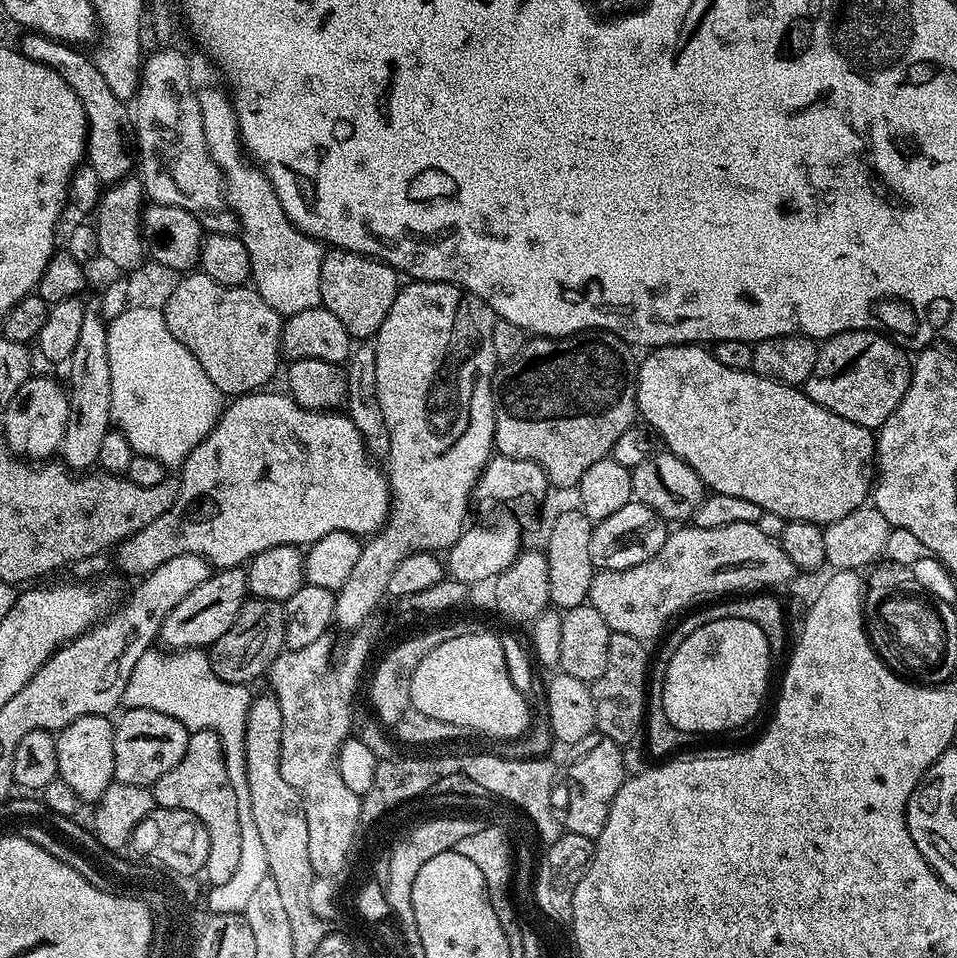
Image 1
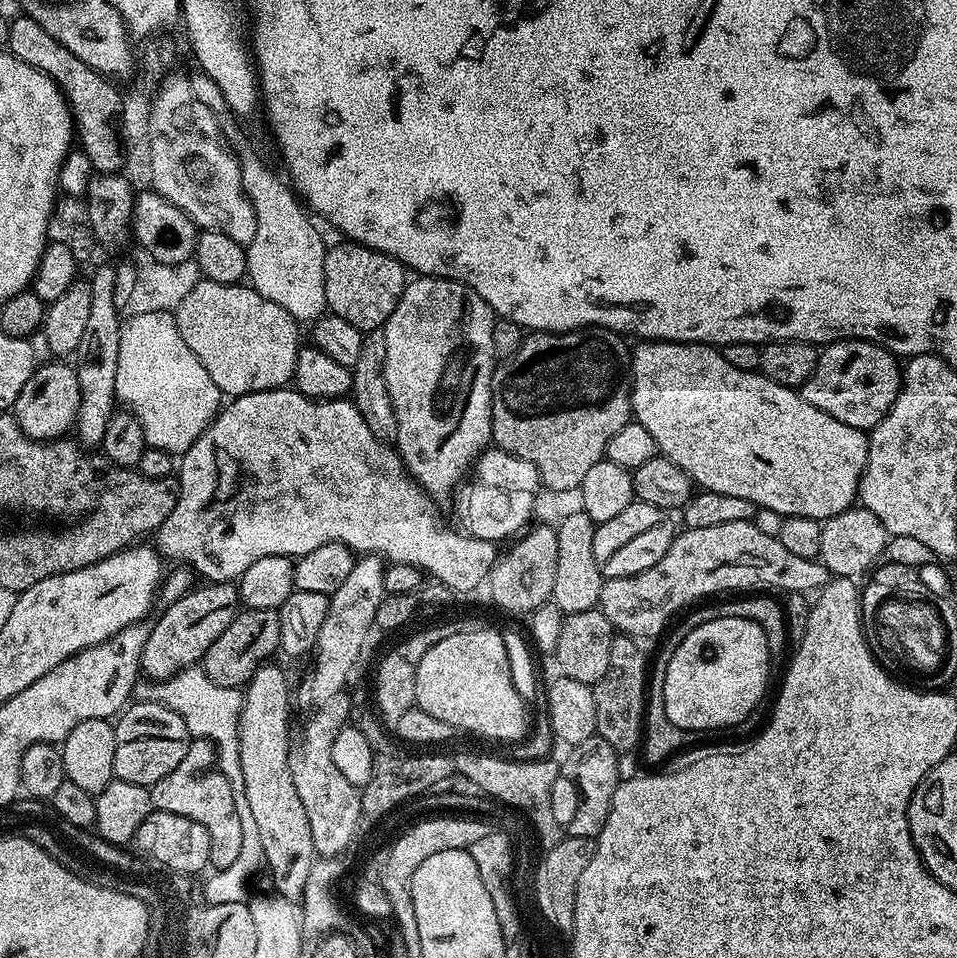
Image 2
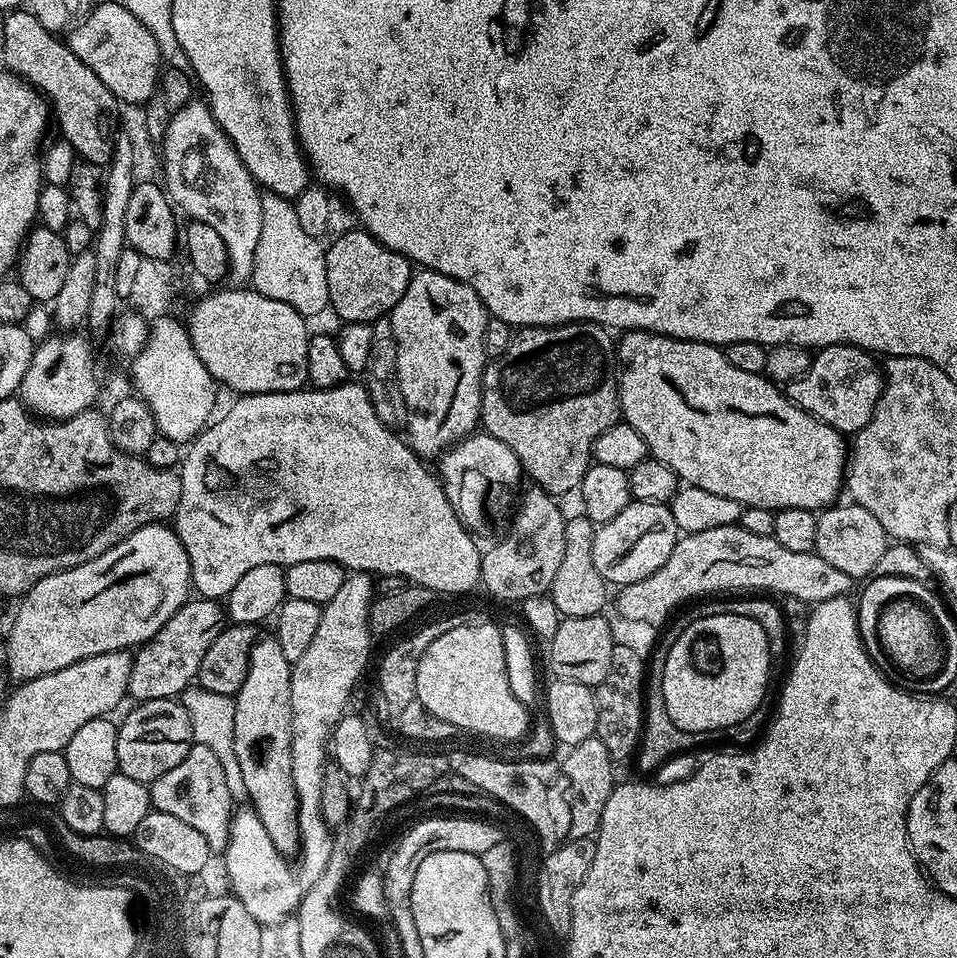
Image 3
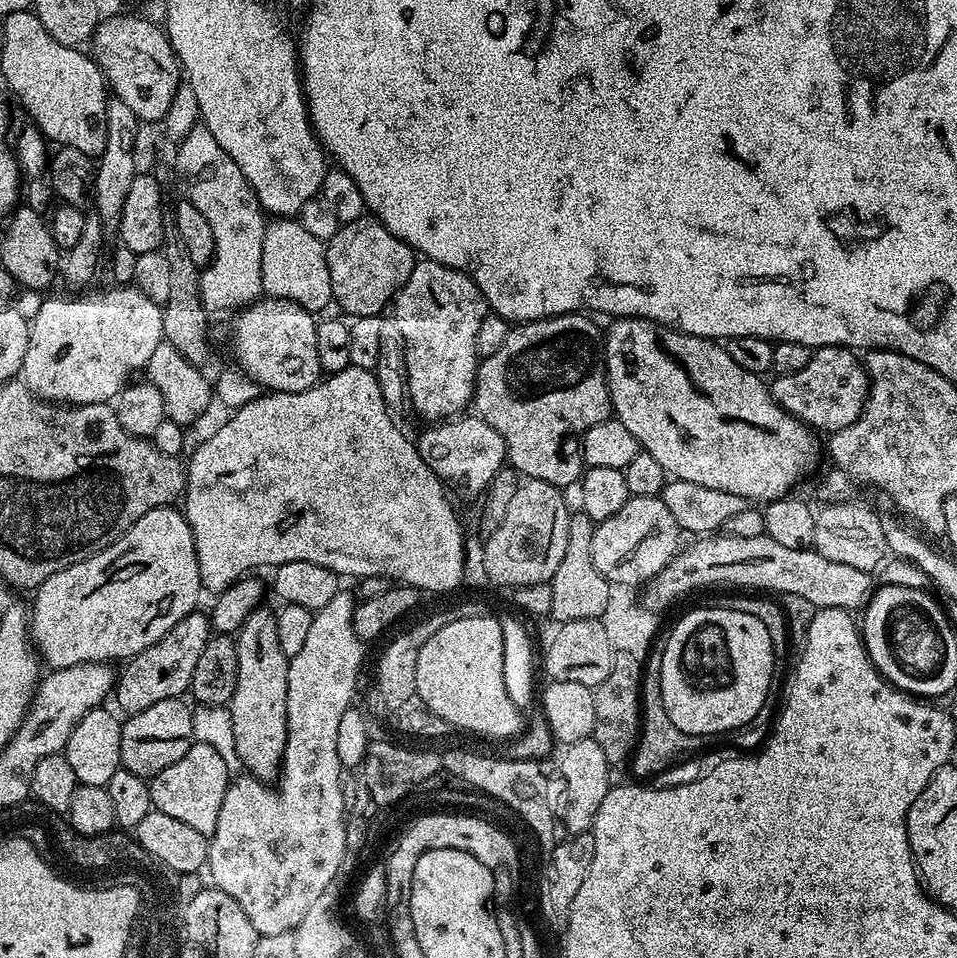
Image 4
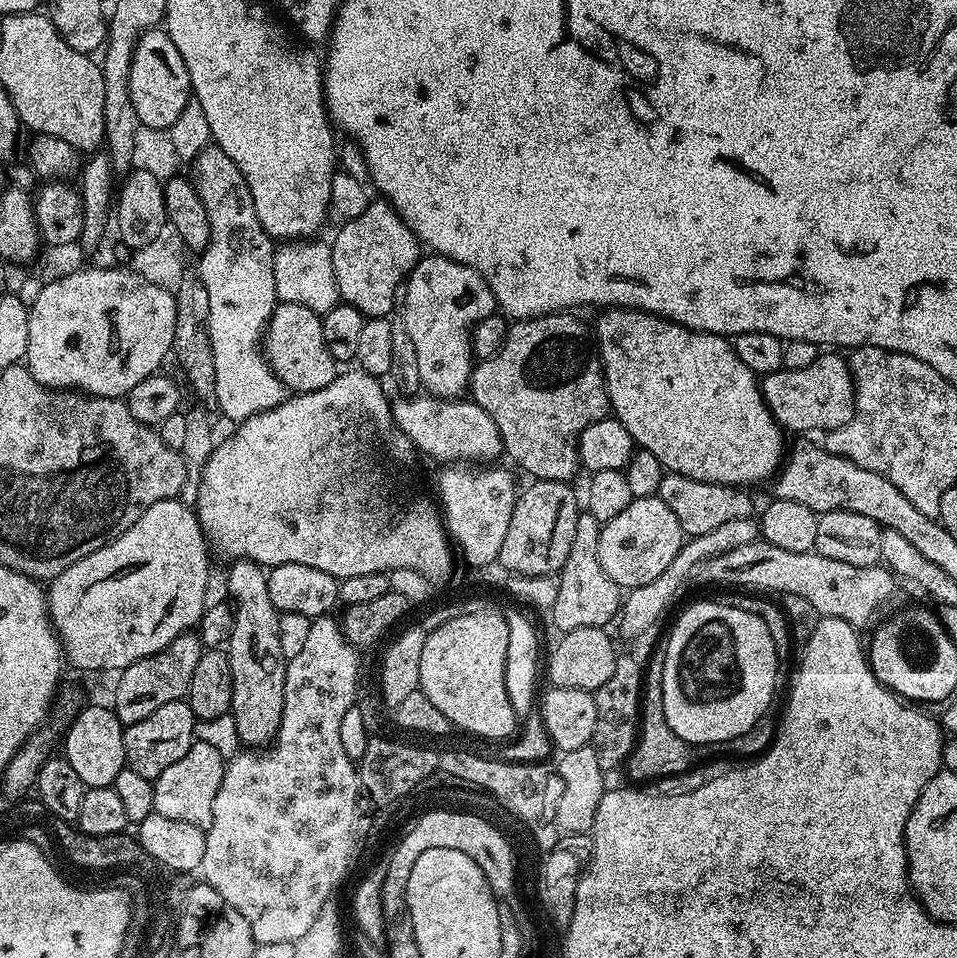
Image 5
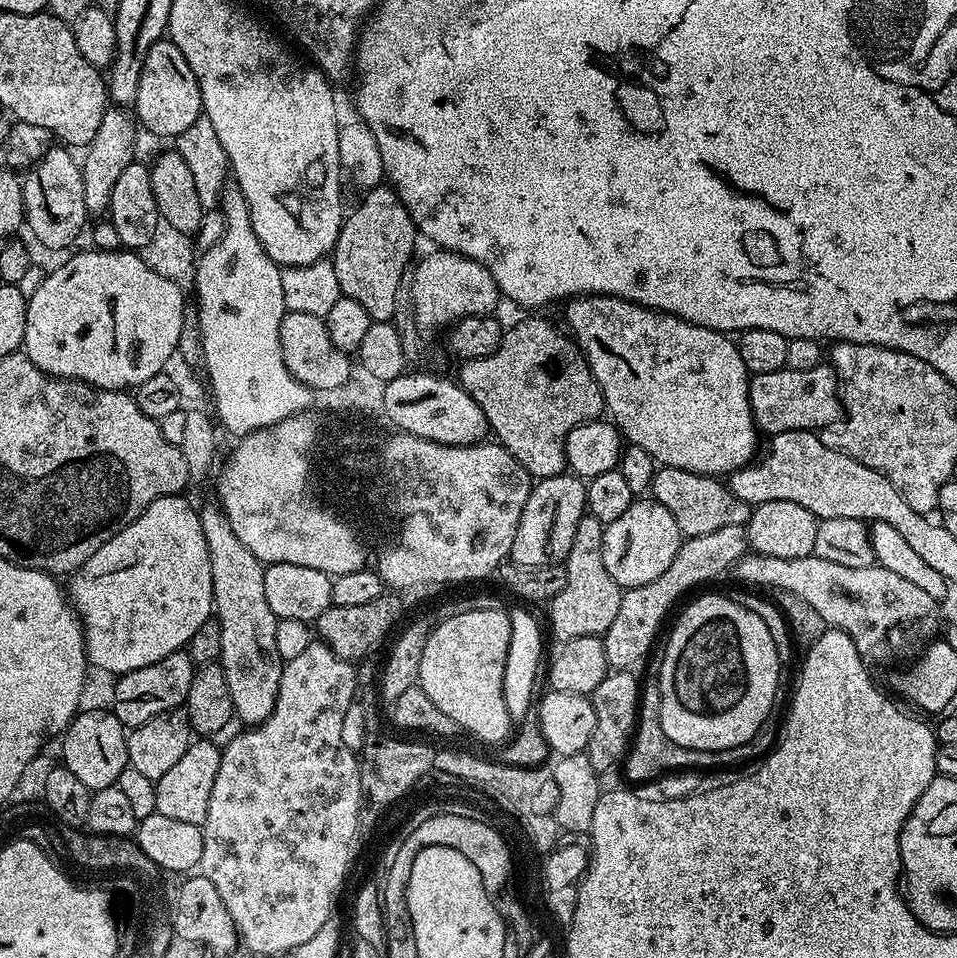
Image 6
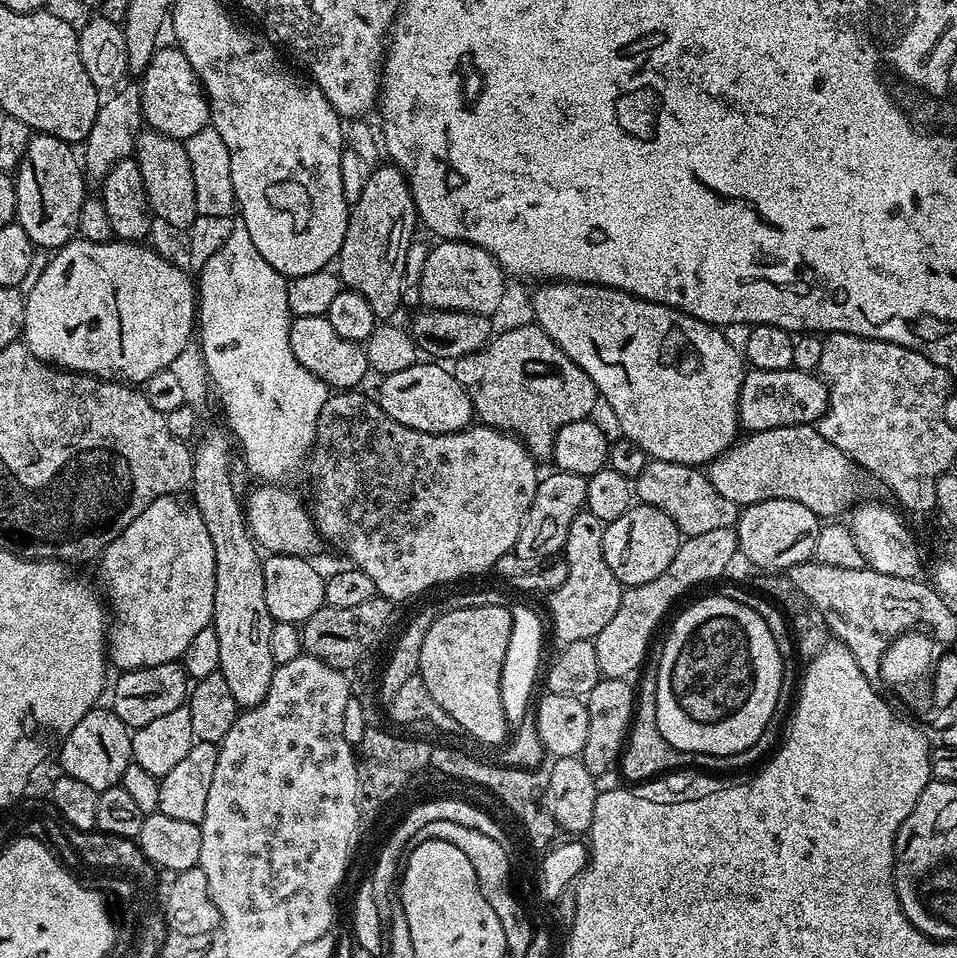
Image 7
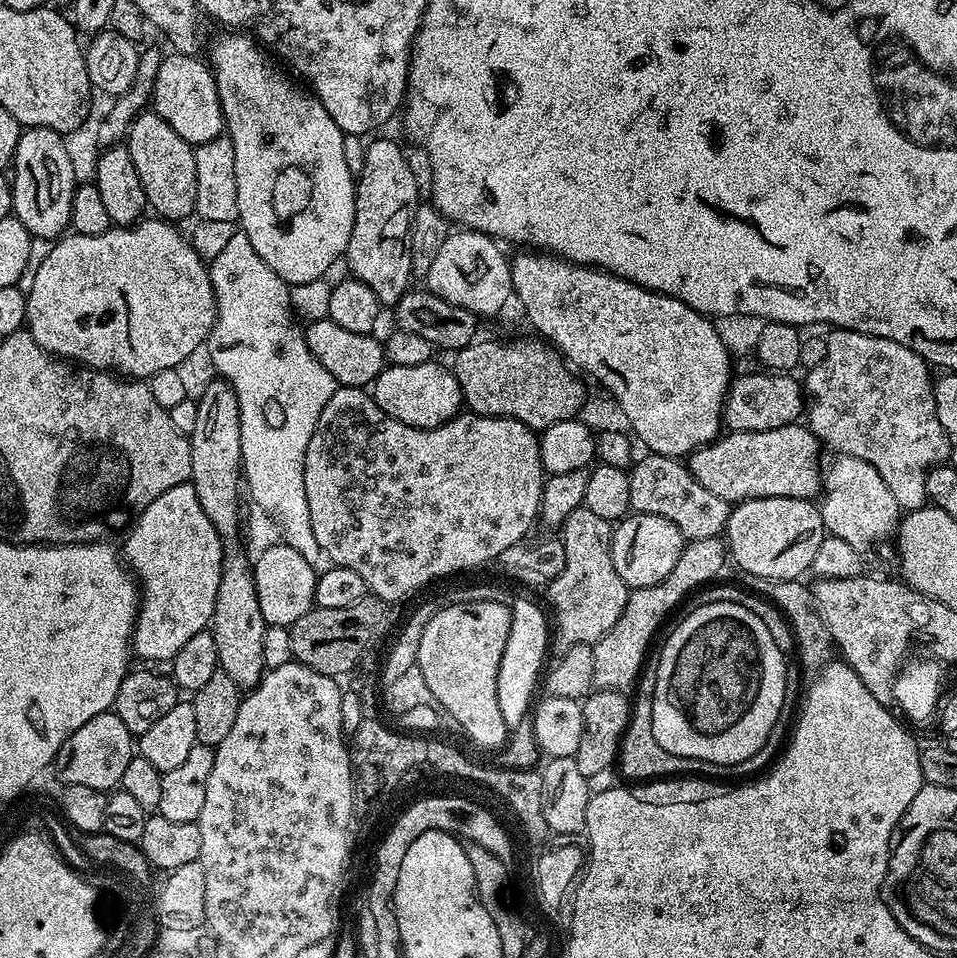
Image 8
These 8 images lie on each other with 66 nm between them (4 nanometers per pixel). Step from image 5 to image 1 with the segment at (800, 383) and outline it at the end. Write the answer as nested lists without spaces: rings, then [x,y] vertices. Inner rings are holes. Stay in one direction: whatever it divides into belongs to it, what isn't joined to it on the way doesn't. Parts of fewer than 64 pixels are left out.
[[[868,328],[850,330],[819,345],[806,391],[818,406],[838,414],[838,418],[846,418],[846,422],[854,422],[863,428],[879,430],[886,418],[894,414],[898,402],[902,402],[911,377],[909,353],[893,337],[871,332]]]

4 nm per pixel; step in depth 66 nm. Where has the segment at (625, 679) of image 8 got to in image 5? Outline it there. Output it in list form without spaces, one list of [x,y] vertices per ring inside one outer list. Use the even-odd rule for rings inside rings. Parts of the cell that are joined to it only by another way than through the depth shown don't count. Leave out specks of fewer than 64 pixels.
[[[752,516],[746,518],[733,518],[730,522],[725,522],[723,526],[718,526],[710,530],[707,534],[685,539],[684,545],[678,550],[674,562],[654,578],[654,582],[646,582],[646,586],[627,589],[622,600],[622,607],[618,613],[618,625],[628,636],[640,636],[668,607],[672,604],[672,599],[680,592],[680,587],[684,584],[684,579],[692,571],[699,569],[705,560],[714,558],[718,554],[726,554],[726,550],[738,550],[738,546],[750,546],[757,543],[760,536],[760,525]]]

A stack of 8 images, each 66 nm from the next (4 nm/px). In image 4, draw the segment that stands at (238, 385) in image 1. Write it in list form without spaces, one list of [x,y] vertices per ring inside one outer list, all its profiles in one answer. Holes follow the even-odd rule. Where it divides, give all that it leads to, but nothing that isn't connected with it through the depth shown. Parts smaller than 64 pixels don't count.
[[[261,298],[248,305],[236,317],[232,328],[232,348],[236,352],[239,371],[248,376],[261,389],[268,392],[301,392],[312,388],[321,379],[322,369],[318,358],[317,317],[289,300]]]

